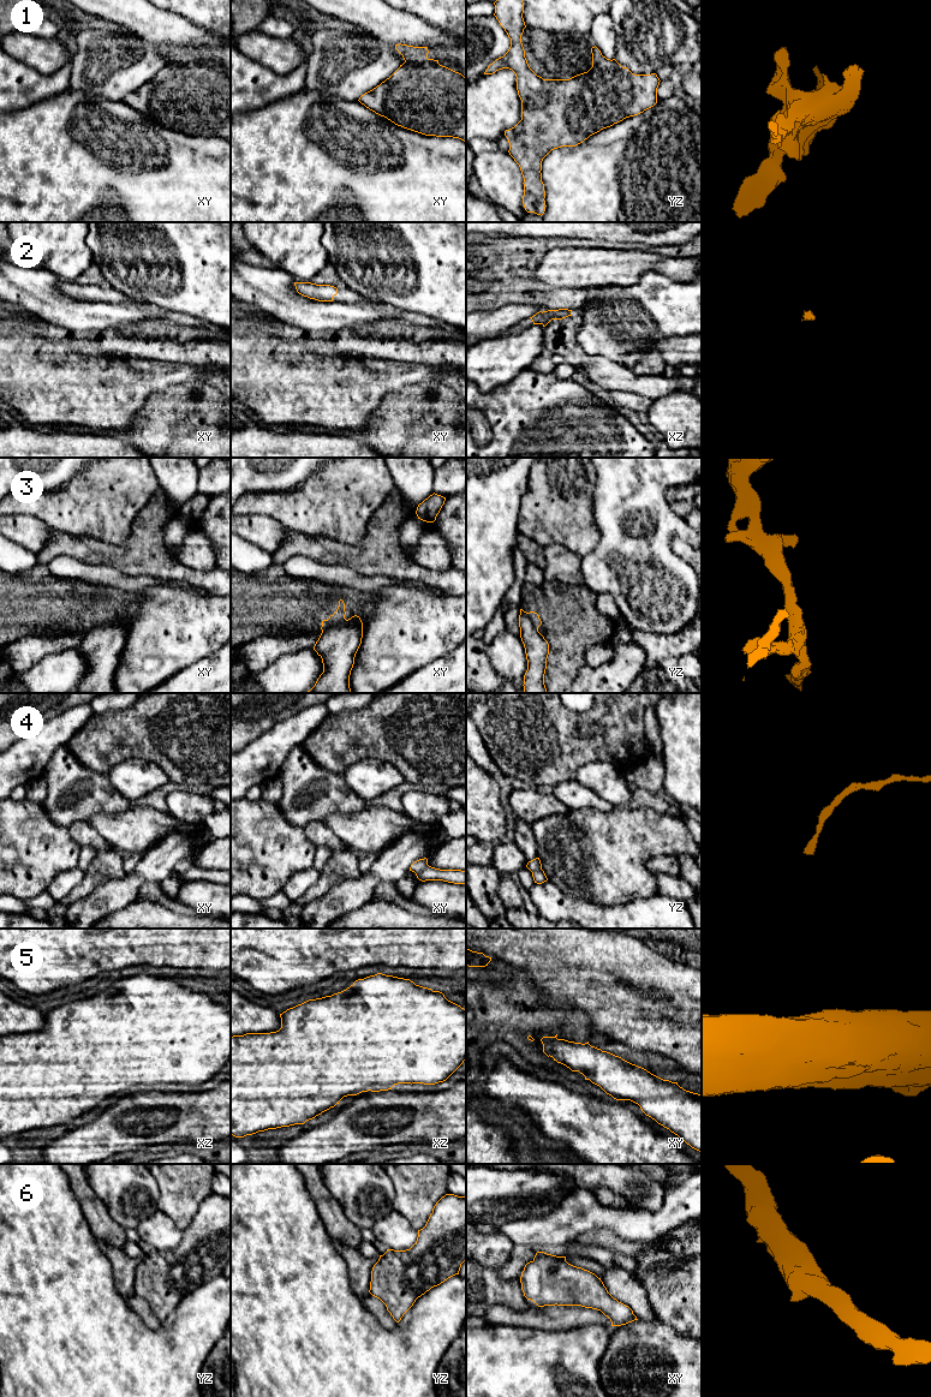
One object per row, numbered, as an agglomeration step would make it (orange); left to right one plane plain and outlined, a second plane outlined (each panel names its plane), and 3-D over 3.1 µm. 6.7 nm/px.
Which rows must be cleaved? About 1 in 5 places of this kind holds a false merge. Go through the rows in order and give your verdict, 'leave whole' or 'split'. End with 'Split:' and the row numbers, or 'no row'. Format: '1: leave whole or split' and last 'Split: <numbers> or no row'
1: leave whole
2: leave whole
3: split
4: leave whole
5: leave whole
6: leave whole
Split: 3

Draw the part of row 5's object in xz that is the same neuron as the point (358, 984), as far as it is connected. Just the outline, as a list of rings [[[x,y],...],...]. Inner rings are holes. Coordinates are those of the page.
[[[377,973],[356,980],[346,990],[322,998],[309,999],[287,1009],[281,1017],[281,1028],[270,1033],[246,1033],[231,1037],[231,1135],[244,1138],[258,1132],[304,1124],[322,1112],[334,1108],[347,1095],[362,1092],[392,1089],[398,1083],[435,1085],[446,1081],[466,1059],[466,1010],[448,1001],[440,991],[416,985],[410,979]]]

